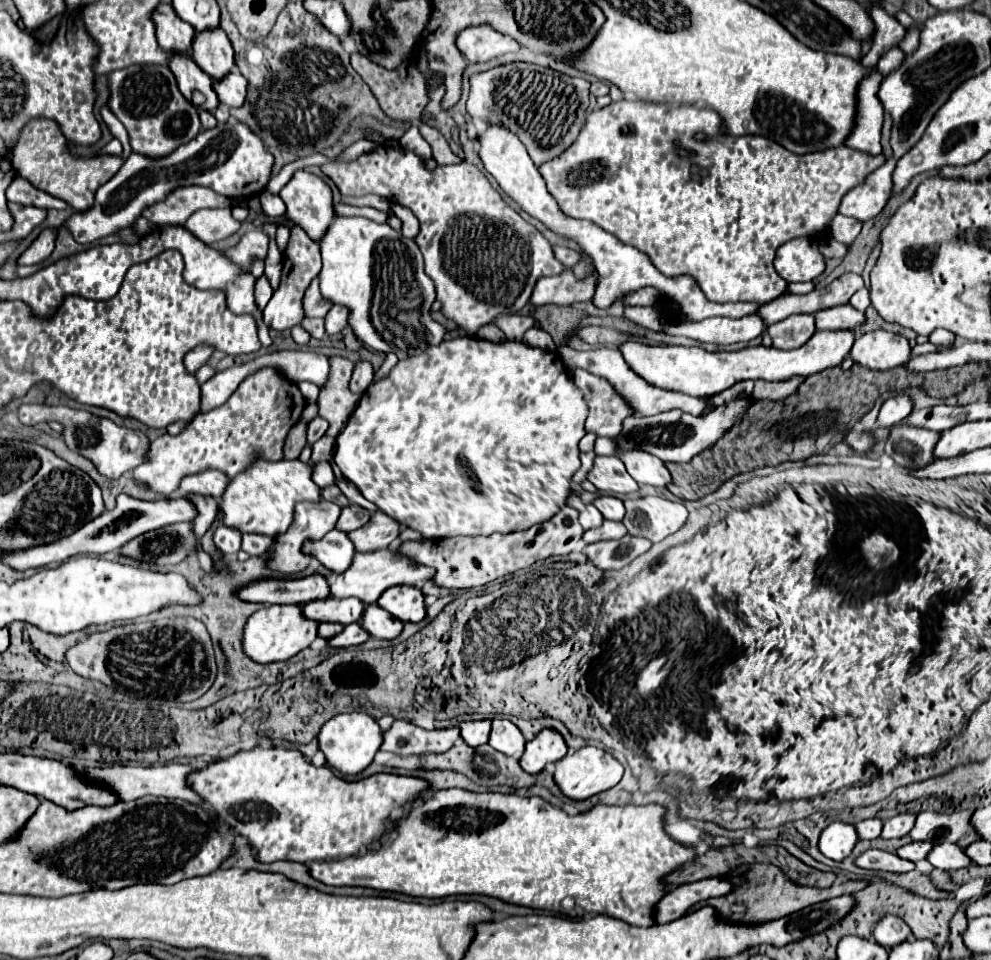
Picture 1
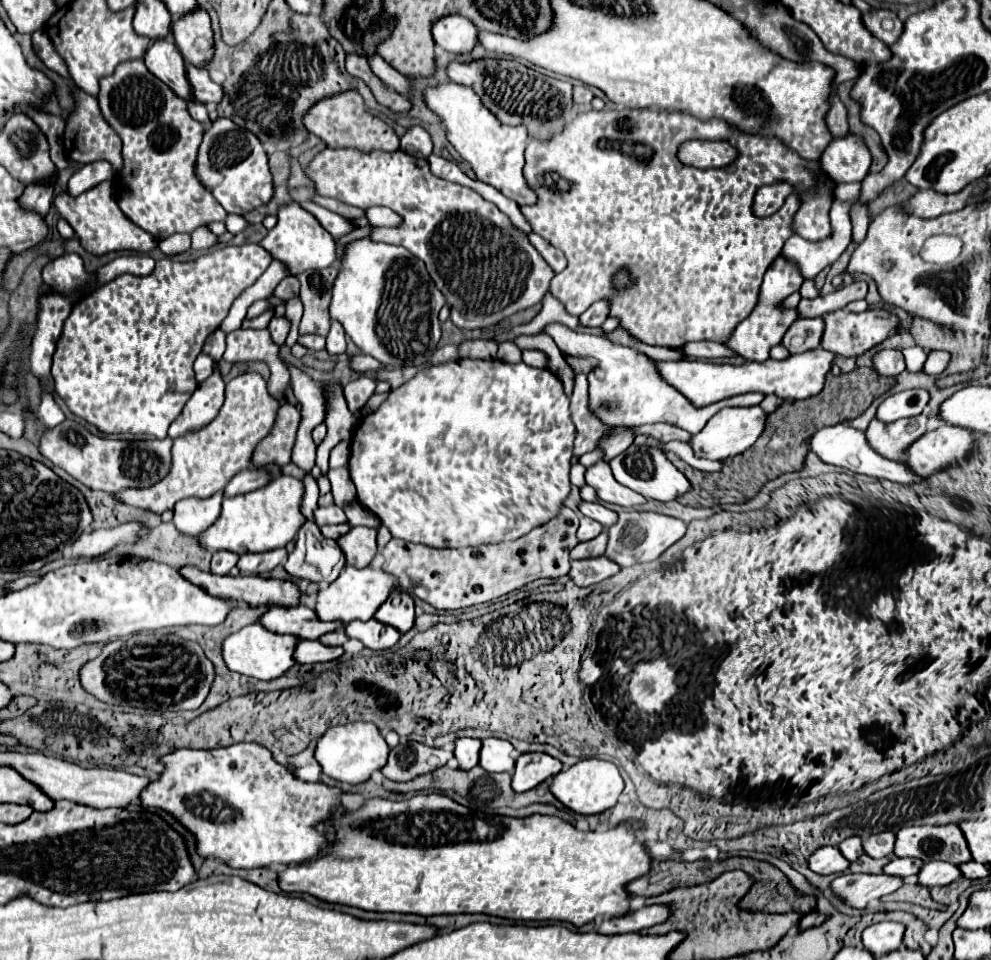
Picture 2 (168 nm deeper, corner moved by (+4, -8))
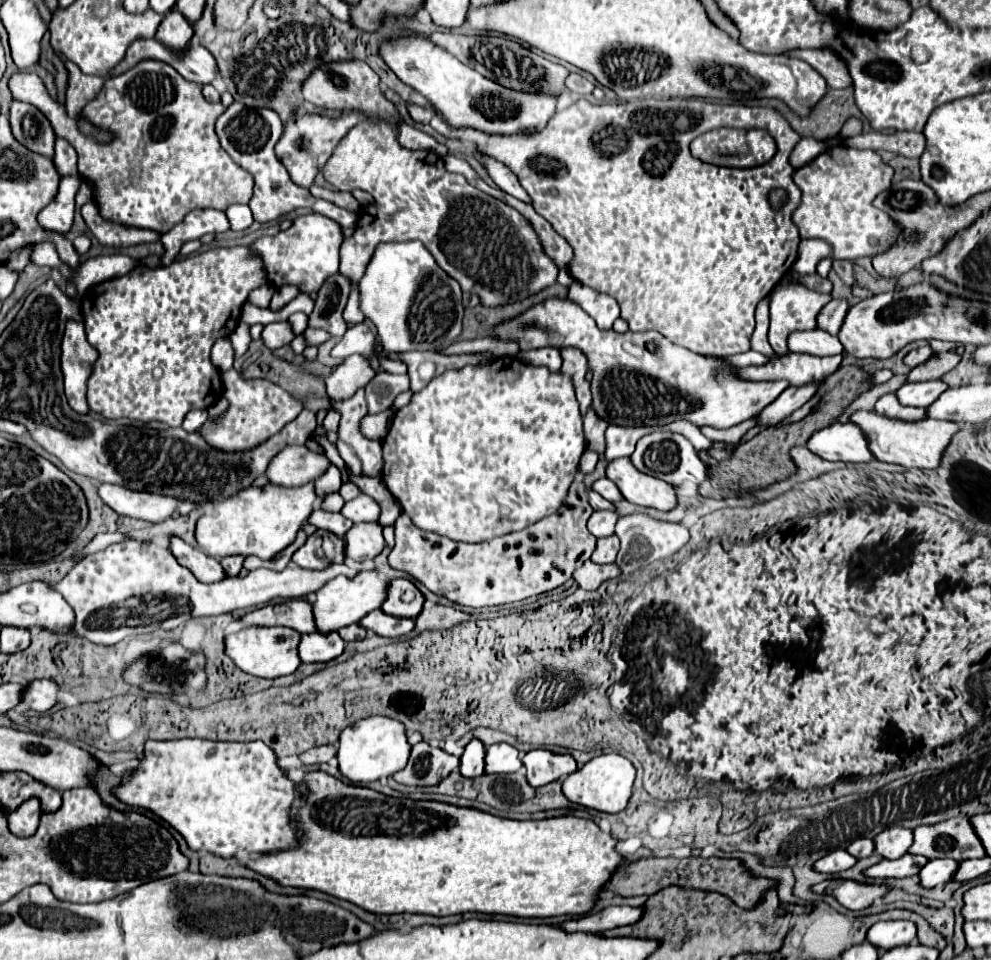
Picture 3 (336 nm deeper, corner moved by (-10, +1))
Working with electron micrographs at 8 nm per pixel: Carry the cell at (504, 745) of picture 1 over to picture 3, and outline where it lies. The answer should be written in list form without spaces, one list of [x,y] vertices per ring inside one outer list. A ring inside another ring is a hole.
[[[494,743],[486,749],[486,771],[488,773],[514,773],[522,767],[520,751],[510,743]]]

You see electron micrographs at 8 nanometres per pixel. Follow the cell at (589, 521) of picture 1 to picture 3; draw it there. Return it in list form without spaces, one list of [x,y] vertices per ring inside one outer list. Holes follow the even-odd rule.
[[[594,511],[588,519],[588,531],[594,537],[610,537],[614,533],[618,513],[614,511]]]

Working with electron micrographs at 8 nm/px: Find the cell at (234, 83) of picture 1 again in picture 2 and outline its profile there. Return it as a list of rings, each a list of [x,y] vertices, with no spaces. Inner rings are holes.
[[[186,64],[186,78],[192,86],[192,96],[198,102],[218,102],[222,98],[222,86],[210,80],[206,68]]]

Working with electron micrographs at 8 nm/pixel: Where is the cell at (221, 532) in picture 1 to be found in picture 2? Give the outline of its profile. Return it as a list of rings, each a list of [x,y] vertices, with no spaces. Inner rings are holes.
[[[220,550],[216,554],[212,554],[212,564],[210,564],[210,572],[212,574],[230,574],[230,570],[236,566],[238,556],[236,554],[228,554],[226,550]]]

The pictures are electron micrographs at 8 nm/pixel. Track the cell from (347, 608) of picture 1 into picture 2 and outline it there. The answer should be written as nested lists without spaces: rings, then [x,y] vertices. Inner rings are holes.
[[[272,606],[260,618],[262,626],[270,632],[292,634],[300,640],[318,640],[322,634],[342,626],[340,622],[316,622],[314,610],[306,606]]]

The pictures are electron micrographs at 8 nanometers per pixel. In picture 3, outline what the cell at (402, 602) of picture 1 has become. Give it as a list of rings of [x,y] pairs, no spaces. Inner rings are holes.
[[[394,579],[388,585],[388,599],[382,605],[384,613],[394,617],[412,617],[416,619],[422,611],[424,595],[410,579]]]

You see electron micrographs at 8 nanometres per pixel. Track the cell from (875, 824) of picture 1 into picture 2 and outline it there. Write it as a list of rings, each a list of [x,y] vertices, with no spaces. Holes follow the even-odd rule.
[[[848,838],[848,840],[840,842],[838,850],[842,852],[842,856],[844,856],[848,862],[858,860],[860,854],[864,852],[864,850],[862,850],[862,840],[860,840],[860,838]]]

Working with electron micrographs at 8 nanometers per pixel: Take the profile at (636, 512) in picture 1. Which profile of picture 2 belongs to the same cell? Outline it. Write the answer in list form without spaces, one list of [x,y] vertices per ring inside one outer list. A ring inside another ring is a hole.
[[[628,510],[618,516],[618,522],[608,528],[608,546],[604,556],[616,562],[620,568],[628,568],[642,562],[656,560],[664,550],[678,542],[686,532],[686,524],[678,518],[670,518],[656,512],[638,512]]]

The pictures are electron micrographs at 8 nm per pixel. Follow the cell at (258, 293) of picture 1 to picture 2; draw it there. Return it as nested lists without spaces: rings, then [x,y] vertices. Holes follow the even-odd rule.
[[[264,312],[260,318],[254,318],[254,320],[244,320],[242,322],[242,328],[254,328],[254,330],[262,330],[268,326],[268,322],[272,320],[272,312]]]

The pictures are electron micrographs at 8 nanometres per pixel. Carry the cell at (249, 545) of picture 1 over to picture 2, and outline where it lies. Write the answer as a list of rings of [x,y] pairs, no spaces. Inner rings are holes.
[[[286,548],[272,550],[268,554],[242,554],[238,560],[240,574],[266,574],[280,566],[288,558]]]

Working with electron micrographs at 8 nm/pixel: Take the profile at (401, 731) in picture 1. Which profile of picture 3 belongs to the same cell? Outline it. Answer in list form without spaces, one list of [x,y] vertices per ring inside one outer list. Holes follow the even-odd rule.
[[[420,741],[412,745],[410,759],[402,771],[394,775],[398,783],[424,787],[424,785],[436,785],[442,781],[448,773],[452,773],[458,767],[460,759],[456,755],[446,753],[444,749],[432,747],[426,741]]]

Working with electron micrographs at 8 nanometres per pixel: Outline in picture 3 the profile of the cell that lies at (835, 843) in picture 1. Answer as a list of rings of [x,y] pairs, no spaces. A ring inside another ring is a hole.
[[[836,849],[828,855],[824,855],[822,859],[818,859],[814,863],[814,869],[820,873],[838,873],[844,869],[850,869],[858,859],[850,857],[850,853],[846,853],[846,849]]]

